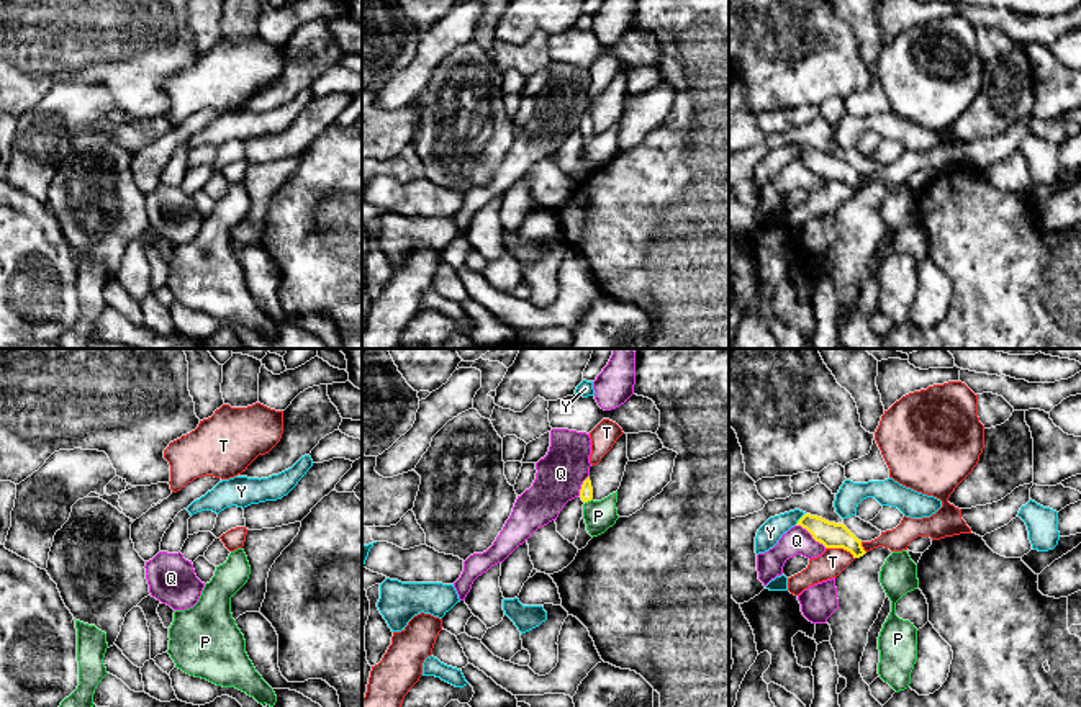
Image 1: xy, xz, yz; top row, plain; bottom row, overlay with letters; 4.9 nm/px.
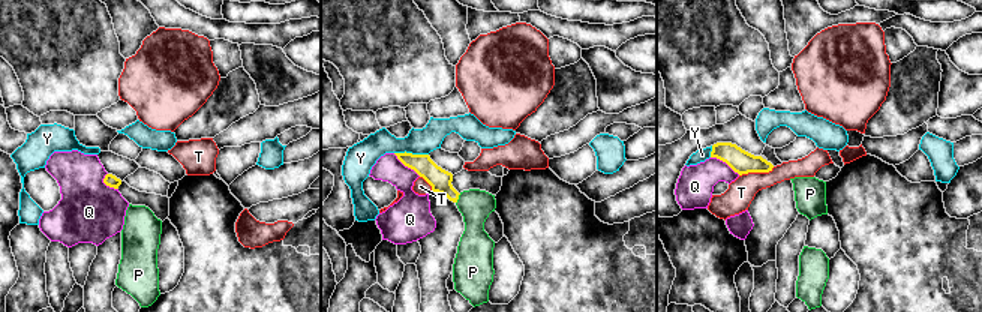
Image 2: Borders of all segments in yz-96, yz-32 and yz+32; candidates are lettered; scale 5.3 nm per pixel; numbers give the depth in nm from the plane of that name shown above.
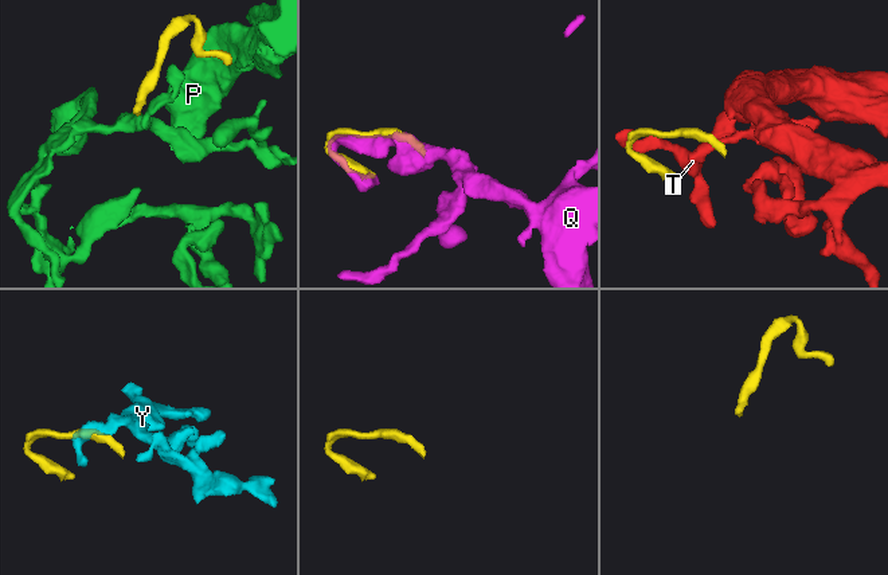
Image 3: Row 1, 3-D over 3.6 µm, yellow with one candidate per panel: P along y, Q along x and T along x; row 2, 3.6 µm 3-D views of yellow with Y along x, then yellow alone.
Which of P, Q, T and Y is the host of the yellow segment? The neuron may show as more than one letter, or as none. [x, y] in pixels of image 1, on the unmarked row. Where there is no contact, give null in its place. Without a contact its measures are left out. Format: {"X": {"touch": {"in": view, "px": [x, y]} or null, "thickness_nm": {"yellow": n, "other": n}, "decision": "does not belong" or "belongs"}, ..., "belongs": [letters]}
{"P": {"touch": {"in": "xz", "px": [588, 133]}, "thickness_nm": {"yellow": 60, "other": 150}, "decision": "belongs"}, "Q": {"touch": {"in": "yz", "px": [811, 167]}, "thickness_nm": {"yellow": 130, "other": 140}, "decision": "does not belong"}, "T": {"touch": {"in": "yz", "px": [841, 180]}, "thickness_nm": {"yellow": 130, "other": 140}, "decision": "does not belong"}, "Y": {"touch": {"in": "yz", "px": [800, 153]}, "thickness_nm": {"yellow": 130, "other": 110}, "decision": "does not belong"}, "belongs": ["P"]}

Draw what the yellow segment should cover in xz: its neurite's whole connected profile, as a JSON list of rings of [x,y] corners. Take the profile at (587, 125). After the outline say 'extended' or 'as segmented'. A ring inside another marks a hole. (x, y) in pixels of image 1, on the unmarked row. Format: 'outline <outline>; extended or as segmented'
outline [[[588,110],[581,118],[580,131],[585,136],[583,152],[586,157],[586,164],[591,170],[598,170],[604,167],[619,152],[617,142],[616,142],[617,124],[601,134],[595,134],[591,115]]]; extended

